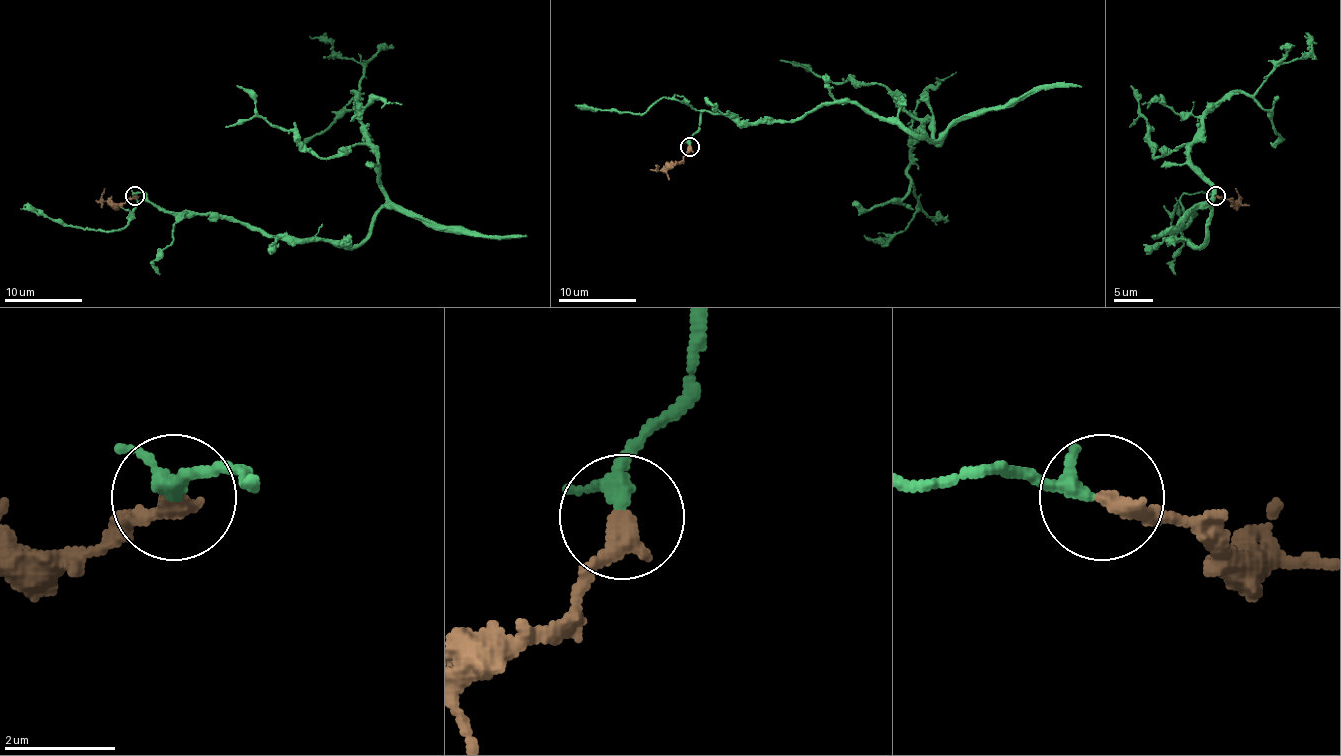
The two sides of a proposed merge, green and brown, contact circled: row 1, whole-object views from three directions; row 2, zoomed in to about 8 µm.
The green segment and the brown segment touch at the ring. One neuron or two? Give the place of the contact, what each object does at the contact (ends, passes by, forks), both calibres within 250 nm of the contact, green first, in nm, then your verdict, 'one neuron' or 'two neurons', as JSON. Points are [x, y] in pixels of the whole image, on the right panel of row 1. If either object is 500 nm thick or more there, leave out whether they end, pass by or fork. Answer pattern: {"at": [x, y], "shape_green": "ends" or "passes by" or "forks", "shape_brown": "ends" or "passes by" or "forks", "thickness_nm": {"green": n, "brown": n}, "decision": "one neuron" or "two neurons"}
{"at": [1216, 196], "shape_green": "passes by", "shape_brown": "ends", "thickness_nm": {"green": 200, "brown": 360}, "decision": "one neuron"}

